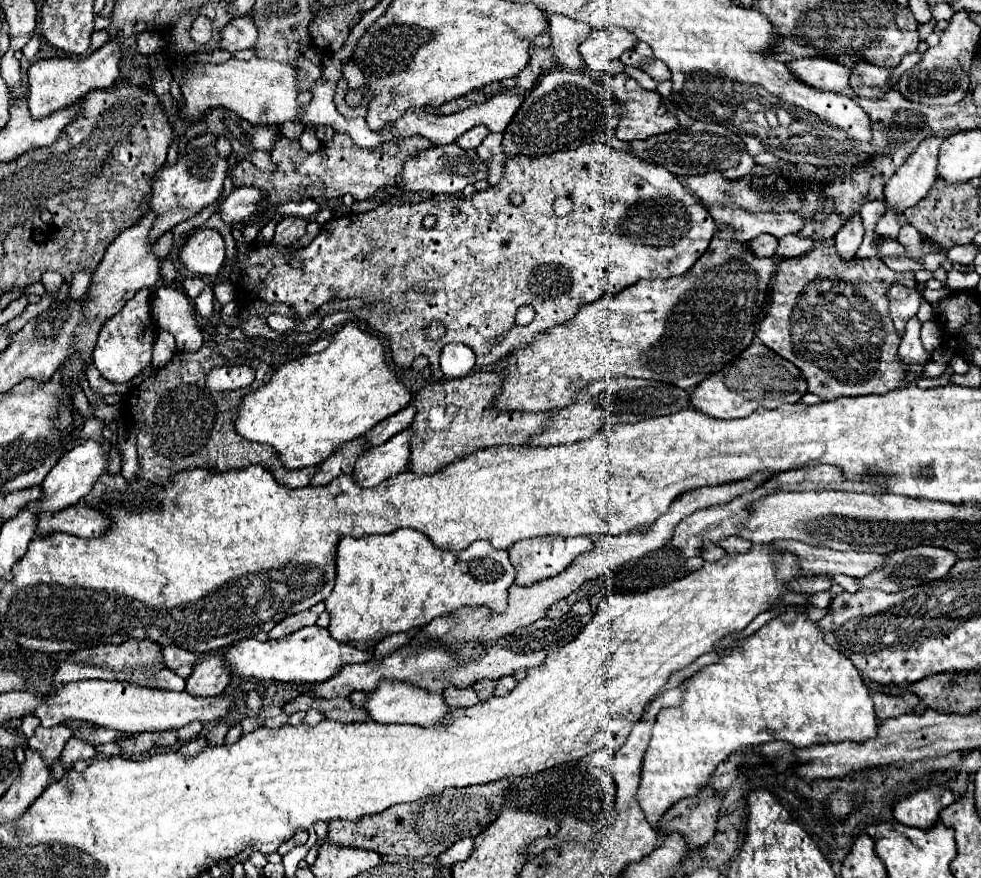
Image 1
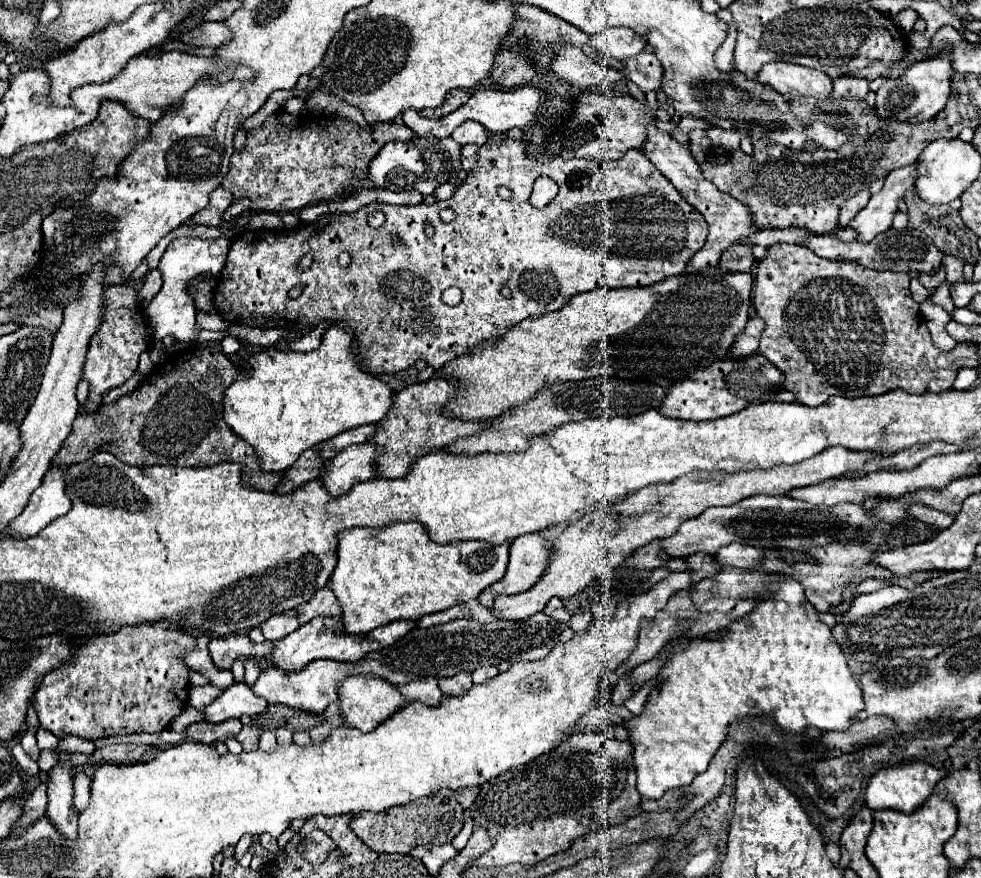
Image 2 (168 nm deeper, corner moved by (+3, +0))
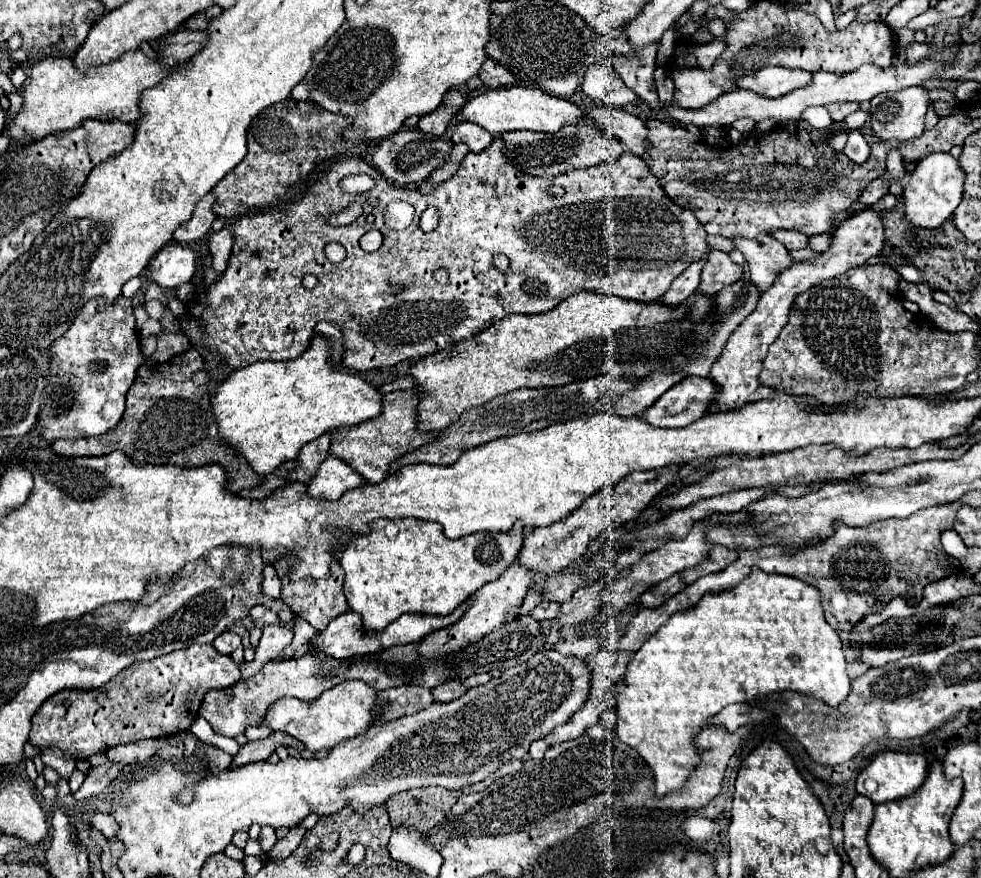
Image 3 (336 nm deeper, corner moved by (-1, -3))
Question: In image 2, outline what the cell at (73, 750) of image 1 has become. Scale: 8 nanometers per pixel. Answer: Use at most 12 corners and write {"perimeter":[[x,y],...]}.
{"perimeter":[[59,763],[49,771],[45,817],[77,839],[73,809],[73,767]]}

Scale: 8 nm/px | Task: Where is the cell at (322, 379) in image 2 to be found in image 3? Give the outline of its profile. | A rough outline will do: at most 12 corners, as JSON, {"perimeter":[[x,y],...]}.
{"perimeter":[[315,336],[217,386],[225,442],[261,476],[379,416],[383,394]]}

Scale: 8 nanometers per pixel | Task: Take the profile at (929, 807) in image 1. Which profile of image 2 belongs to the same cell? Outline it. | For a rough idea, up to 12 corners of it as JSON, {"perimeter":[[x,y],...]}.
{"perimeter":[[925,761],[877,771],[865,789],[875,809],[911,813],[943,771]]}

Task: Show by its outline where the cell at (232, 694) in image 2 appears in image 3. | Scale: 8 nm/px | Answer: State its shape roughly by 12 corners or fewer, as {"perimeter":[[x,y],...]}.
{"perimeter":[[345,680],[317,702],[275,700],[261,726],[311,752],[365,734],[377,690]]}

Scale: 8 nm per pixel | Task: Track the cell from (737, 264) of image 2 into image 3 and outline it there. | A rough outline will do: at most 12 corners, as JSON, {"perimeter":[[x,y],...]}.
{"perimeter":[[713,250],[701,274],[703,294],[743,278],[743,266]]}

